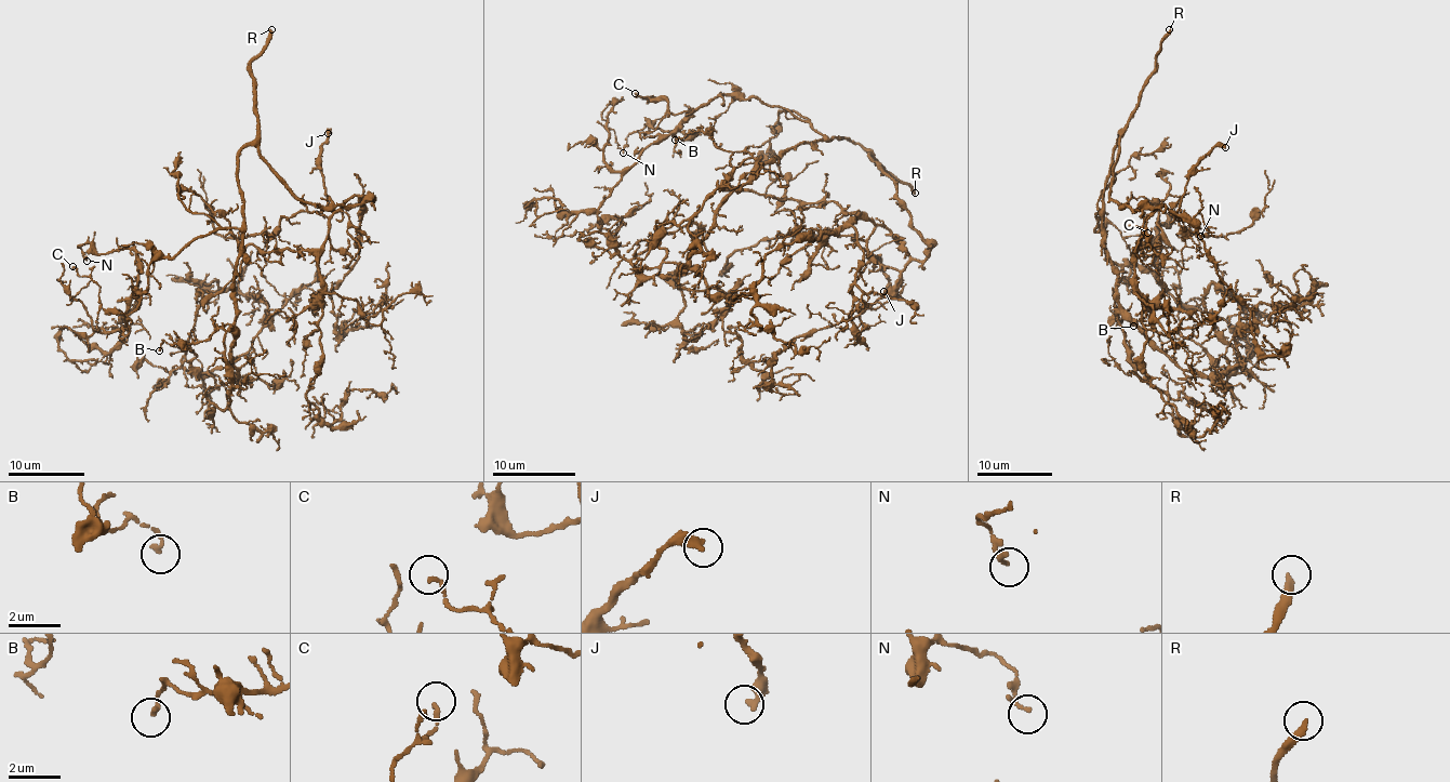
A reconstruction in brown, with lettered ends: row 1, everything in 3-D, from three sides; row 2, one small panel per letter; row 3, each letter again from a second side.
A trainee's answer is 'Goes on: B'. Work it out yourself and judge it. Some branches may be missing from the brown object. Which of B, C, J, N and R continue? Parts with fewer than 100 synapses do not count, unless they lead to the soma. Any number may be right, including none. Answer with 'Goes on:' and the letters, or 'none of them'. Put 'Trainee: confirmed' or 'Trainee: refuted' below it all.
Goes on: R
Trainee: refuted

